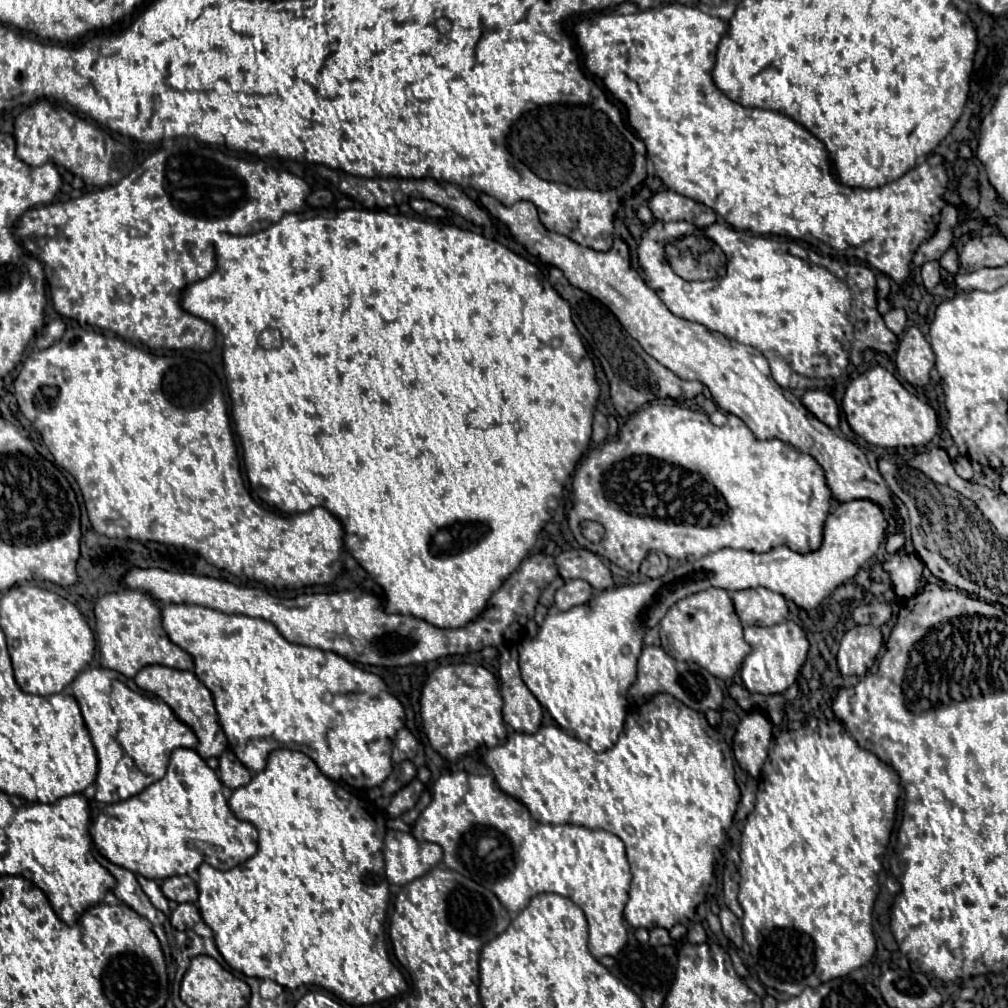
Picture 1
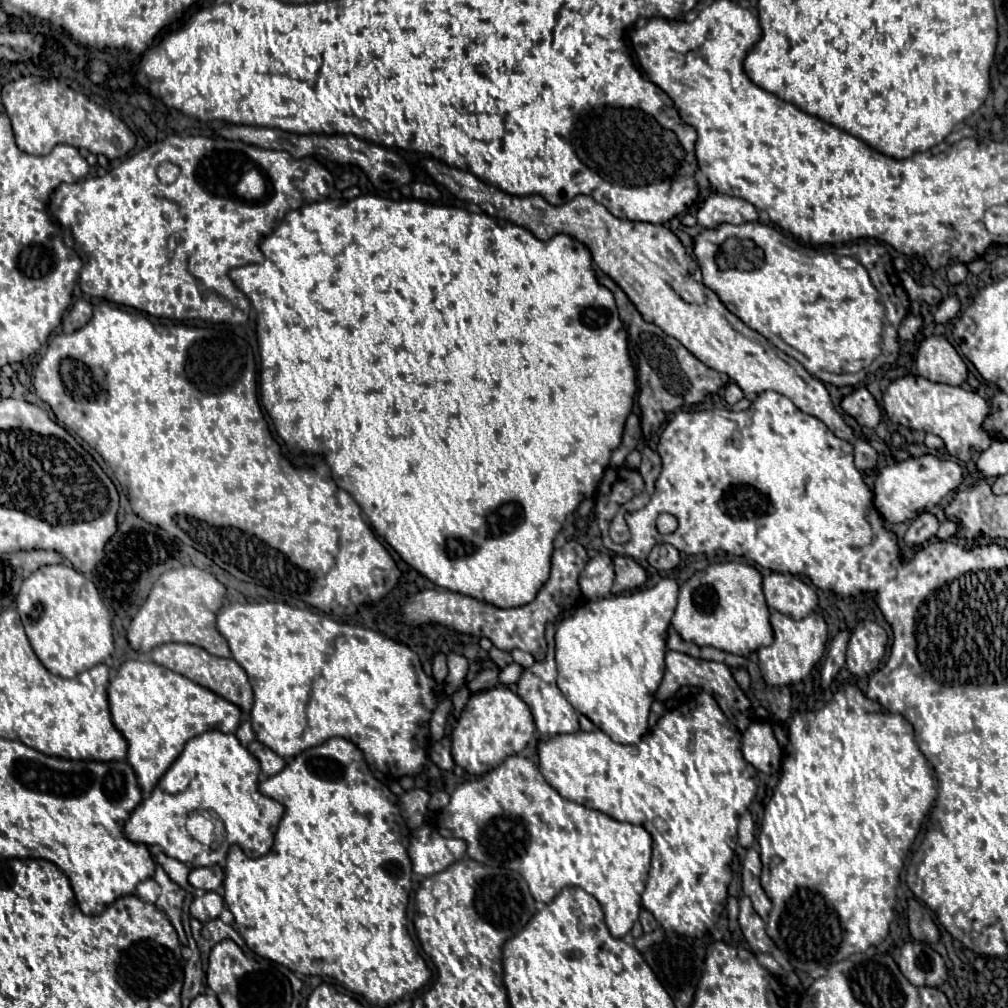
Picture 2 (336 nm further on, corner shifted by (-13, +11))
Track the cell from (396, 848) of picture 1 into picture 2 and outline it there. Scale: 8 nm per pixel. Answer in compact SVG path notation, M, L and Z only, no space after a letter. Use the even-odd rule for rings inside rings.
M423 825L412 831L409 842L409 858L413 872L421 876L431 876L443 872L449 864L465 854L467 844L459 838L443 838L437 830Z

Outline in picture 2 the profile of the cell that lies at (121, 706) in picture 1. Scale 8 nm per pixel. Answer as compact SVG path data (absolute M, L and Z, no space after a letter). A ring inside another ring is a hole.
M130 660L121 664L117 674L109 680L107 698L113 724L129 744L127 762L137 776L143 796L151 794L163 772L181 754L187 740L207 730L235 732L241 718L235 704L191 682L189 678L150 661Z

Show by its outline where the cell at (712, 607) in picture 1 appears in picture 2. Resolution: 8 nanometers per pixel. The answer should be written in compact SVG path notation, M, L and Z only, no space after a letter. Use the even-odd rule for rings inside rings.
M745 562L711 564L687 578L679 588L679 604L671 624L687 642L713 646L739 656L749 656L773 640L769 608L761 592L761 574Z

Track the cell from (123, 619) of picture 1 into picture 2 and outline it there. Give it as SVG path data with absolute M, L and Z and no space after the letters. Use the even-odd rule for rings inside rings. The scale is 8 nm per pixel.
M183 566L177 570L163 572L153 584L149 598L143 602L139 612L131 618L127 628L127 642L133 650L149 654L155 646L167 642L183 642L201 646L213 656L229 658L229 646L215 628L215 612L221 608L225 586L205 570L195 566Z

